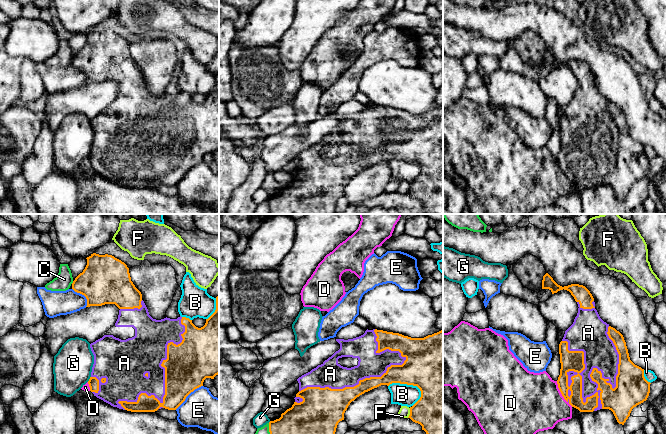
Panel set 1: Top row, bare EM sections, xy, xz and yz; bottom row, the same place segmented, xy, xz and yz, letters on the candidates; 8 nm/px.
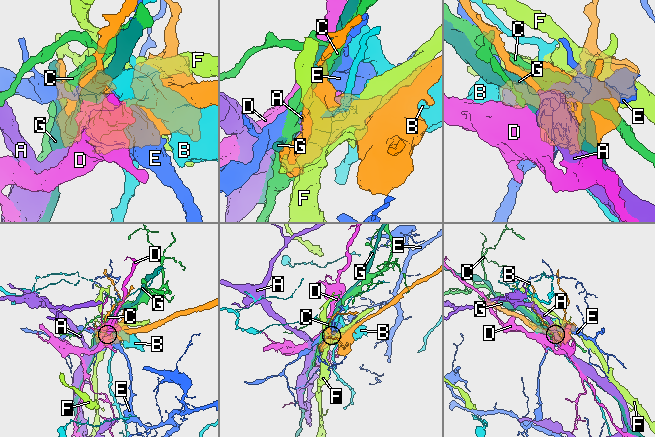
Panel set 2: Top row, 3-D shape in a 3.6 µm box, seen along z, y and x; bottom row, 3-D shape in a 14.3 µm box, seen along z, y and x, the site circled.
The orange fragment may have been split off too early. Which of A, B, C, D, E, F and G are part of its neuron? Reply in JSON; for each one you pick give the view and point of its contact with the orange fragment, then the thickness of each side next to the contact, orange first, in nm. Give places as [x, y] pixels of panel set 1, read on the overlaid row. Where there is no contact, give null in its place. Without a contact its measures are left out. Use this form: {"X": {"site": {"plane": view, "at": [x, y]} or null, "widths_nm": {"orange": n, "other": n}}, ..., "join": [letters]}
{"A": {"site": {"plane": "yz", "at": [590, 375]}, "widths_nm": {"orange": 160, "other": 260}}, "join": ["A"]}

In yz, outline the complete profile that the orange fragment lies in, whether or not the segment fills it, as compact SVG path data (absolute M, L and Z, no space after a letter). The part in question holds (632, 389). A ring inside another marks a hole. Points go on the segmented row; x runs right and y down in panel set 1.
M546 273L542 289L549 289L552 294L567 290L579 307L573 324L559 344L561 369L557 384L562 396L580 412L609 409L617 422L624 425L632 409L649 396L651 383L645 379L644 369L630 360L623 335L600 318L594 298L585 286L571 284L562 287Z

